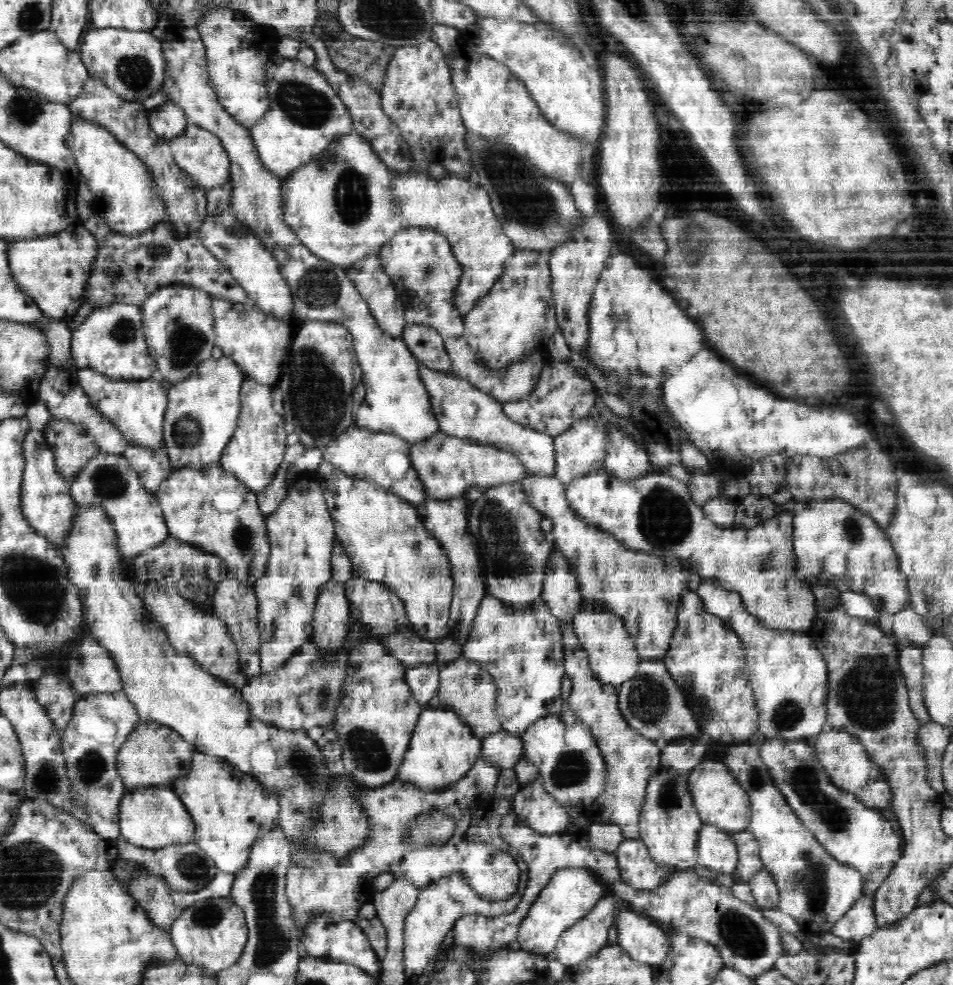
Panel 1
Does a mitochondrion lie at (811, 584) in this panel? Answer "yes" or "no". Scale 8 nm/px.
no

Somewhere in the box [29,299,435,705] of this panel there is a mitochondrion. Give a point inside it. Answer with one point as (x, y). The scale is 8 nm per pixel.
(316, 395)

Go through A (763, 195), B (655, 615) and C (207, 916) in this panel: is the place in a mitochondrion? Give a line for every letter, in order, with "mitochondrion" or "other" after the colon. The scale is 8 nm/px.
A: other
B: other
C: mitochondrion

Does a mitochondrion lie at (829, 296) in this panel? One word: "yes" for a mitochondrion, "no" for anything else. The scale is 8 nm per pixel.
no

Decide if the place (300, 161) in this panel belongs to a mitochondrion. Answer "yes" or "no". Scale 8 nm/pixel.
no

